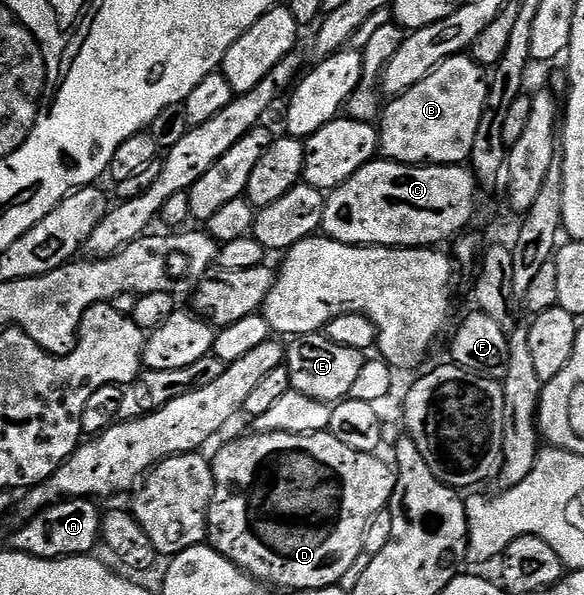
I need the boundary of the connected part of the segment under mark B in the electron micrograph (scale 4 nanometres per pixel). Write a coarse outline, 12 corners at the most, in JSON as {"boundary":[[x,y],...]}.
{"boundary":[[466,53],[394,95],[379,154],[457,166],[473,152],[487,99]]}

